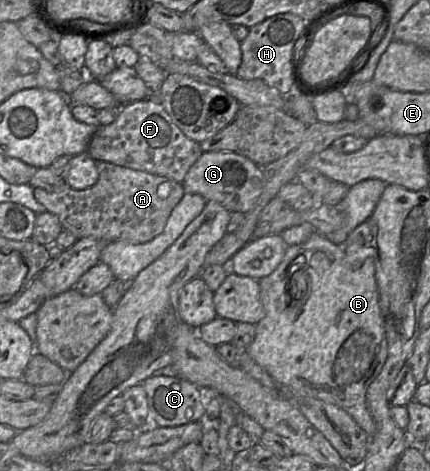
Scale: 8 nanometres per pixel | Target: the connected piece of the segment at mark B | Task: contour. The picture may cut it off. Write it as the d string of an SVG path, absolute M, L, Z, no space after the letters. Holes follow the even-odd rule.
M315 231L304 243L288 246L284 257L277 268L270 275L259 279L258 283L260 287L260 299L265 310L265 316L255 325L255 338L246 349L249 356L258 365L264 368L267 373L278 383L291 388L295 393L300 394L301 396L319 399L342 408L357 422L357 424L369 437L373 436L376 431L376 427L367 406L366 392L369 385L380 373L388 355L385 322L379 307L379 293L375 278L374 258L368 257L365 259L360 268L352 269L346 266L346 258L344 256L342 245L336 245L332 243L325 236ZM299 256L304 256L304 259L301 260L300 269L296 271L296 266L292 266L291 263ZM297 272L302 272L307 280L307 289L305 290L304 294L301 289L299 292L294 294L290 292L290 282L288 282L288 275L292 277L292 288L297 291L296 287L300 286L300 283L298 283L298 285L296 284L296 282L298 282Z

